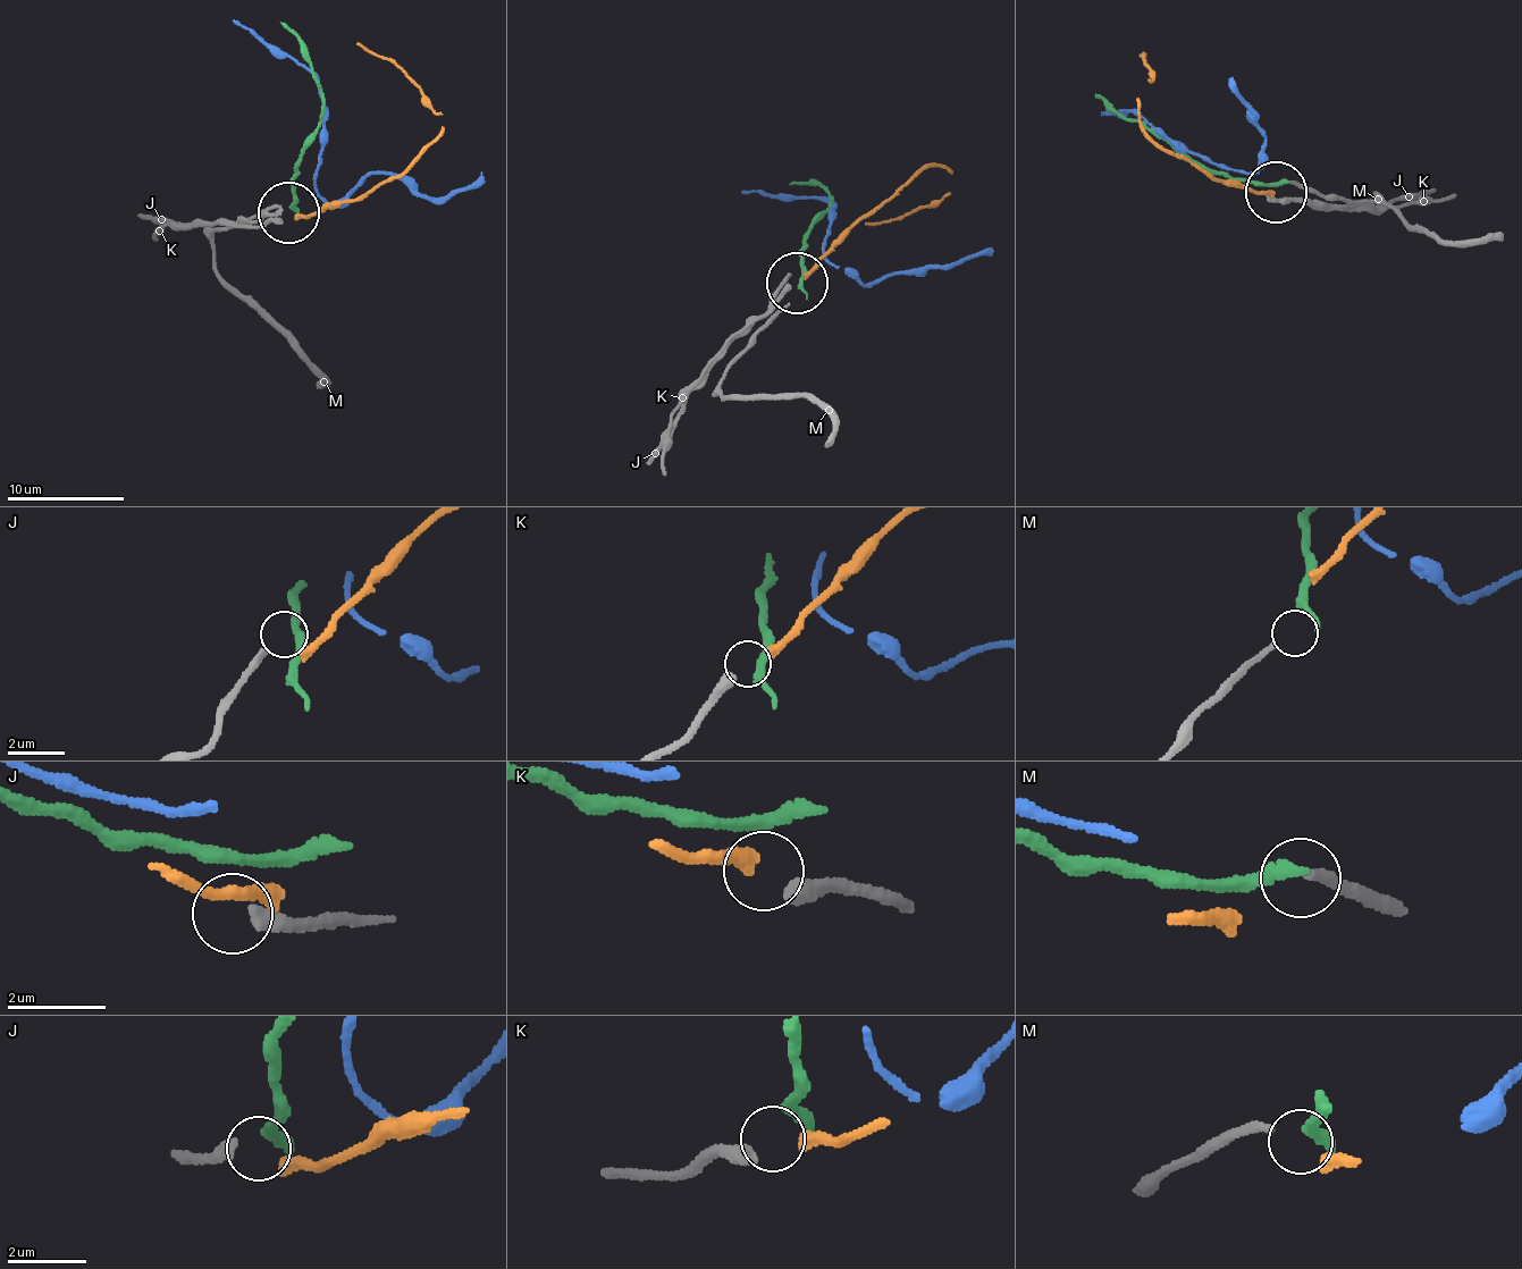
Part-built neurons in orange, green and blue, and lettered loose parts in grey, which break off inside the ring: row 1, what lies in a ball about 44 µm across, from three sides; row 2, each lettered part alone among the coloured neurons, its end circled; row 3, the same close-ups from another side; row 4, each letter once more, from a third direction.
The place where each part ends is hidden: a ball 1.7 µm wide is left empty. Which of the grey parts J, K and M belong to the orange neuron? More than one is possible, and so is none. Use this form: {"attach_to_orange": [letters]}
{"attach_to_orange": ["K"]}

